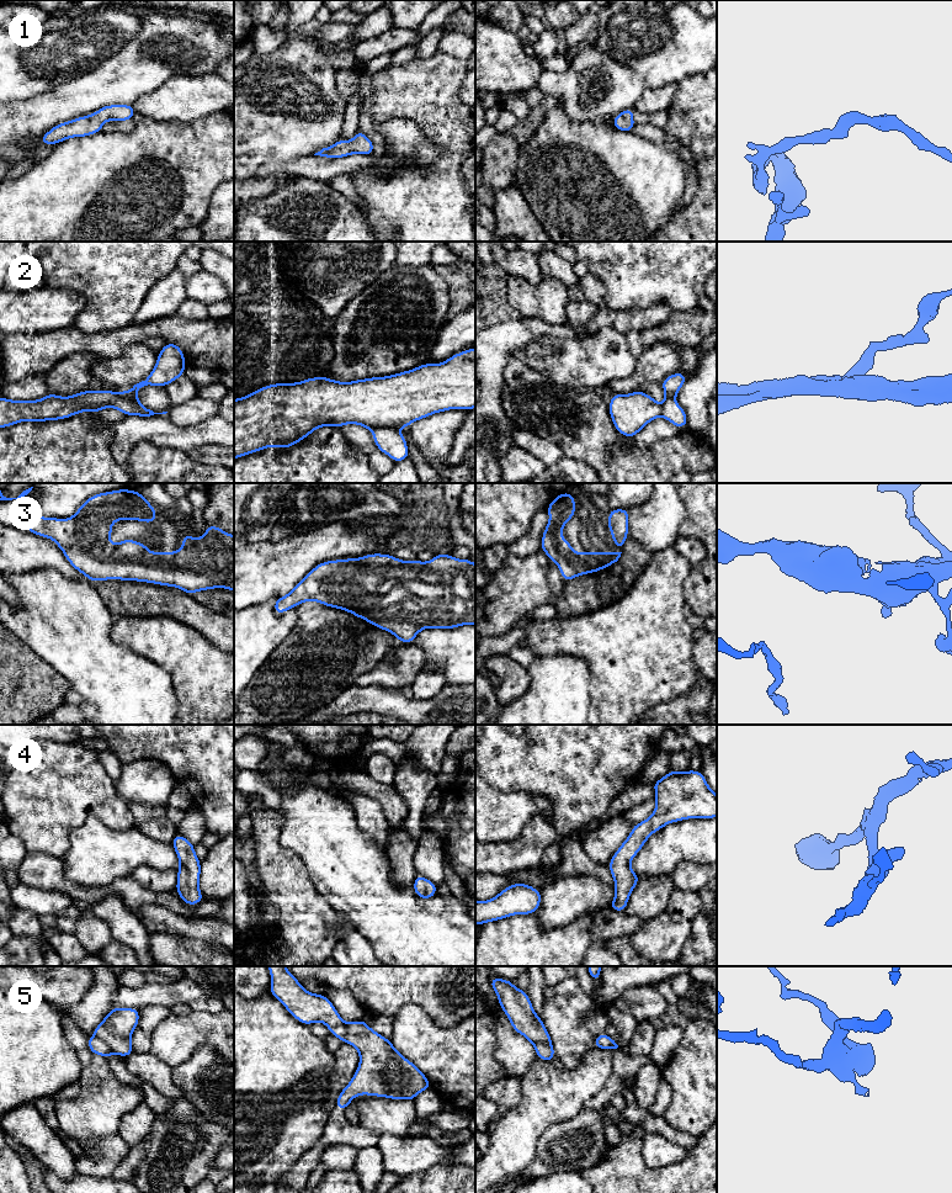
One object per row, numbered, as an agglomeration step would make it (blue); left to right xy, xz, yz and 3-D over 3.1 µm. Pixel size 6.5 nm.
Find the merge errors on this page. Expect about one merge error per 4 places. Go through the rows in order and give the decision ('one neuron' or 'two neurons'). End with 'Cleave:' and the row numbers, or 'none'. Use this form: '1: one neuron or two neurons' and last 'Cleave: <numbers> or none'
1: one neuron
2: two neurons
3: one neuron
4: one neuron
5: one neuron
Cleave: 2

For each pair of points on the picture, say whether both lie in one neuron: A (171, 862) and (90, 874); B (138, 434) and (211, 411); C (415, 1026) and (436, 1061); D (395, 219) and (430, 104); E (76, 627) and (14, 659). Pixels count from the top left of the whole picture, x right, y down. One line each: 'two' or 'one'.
A: one
B: two
C: one
D: one
E: two

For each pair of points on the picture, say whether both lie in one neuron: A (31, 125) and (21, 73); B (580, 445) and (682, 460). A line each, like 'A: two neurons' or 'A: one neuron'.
A: two neurons
B: one neuron

